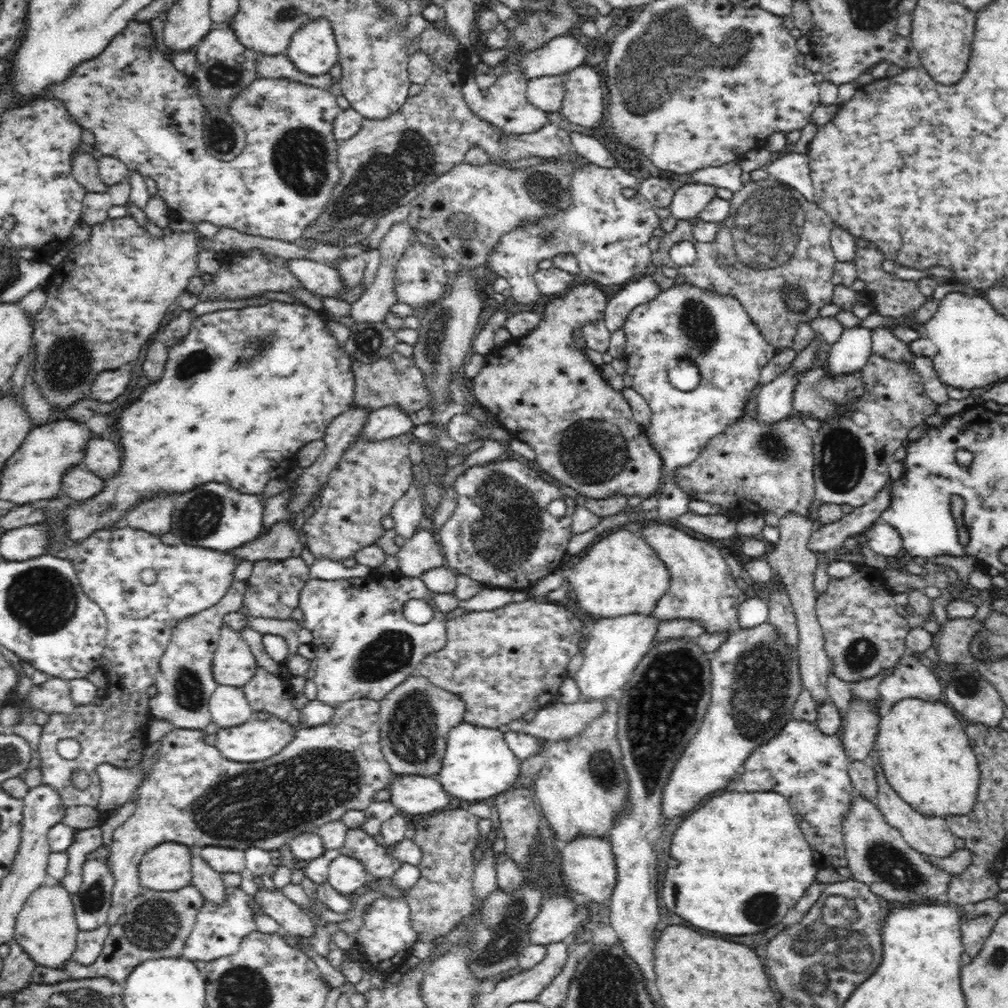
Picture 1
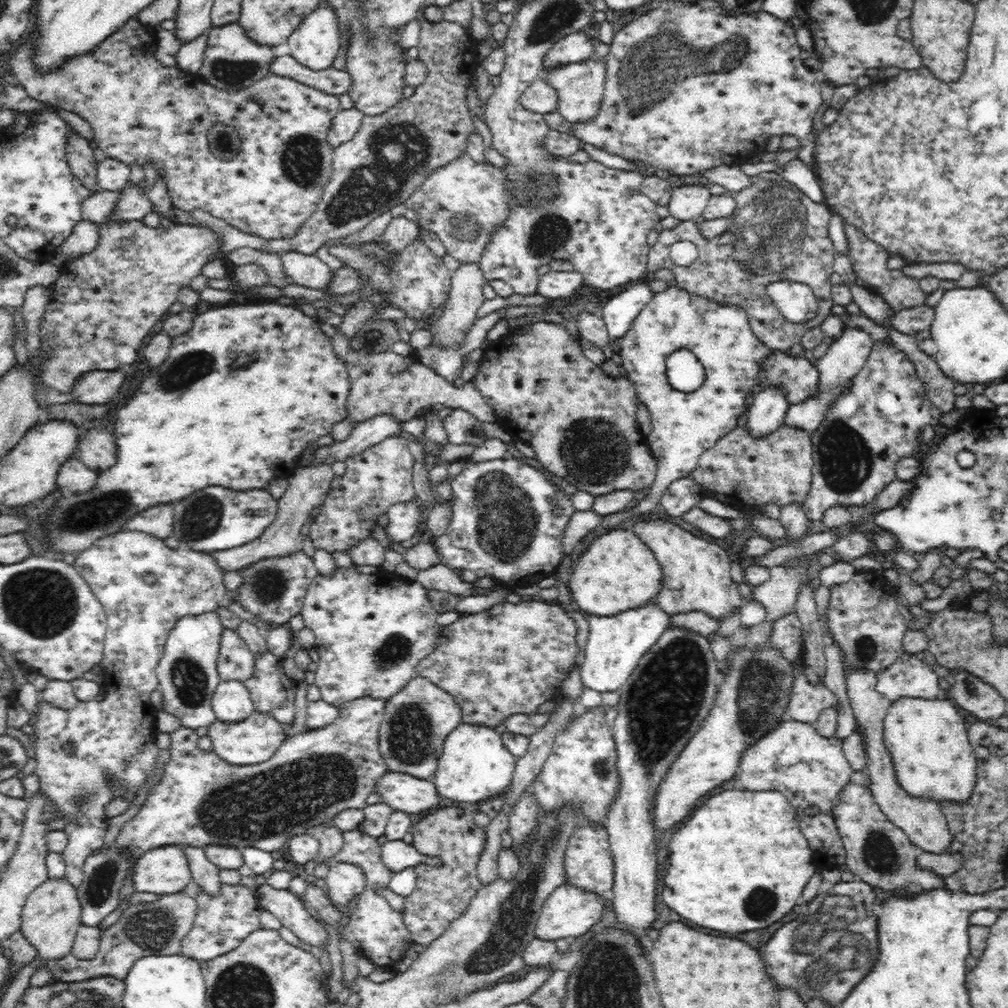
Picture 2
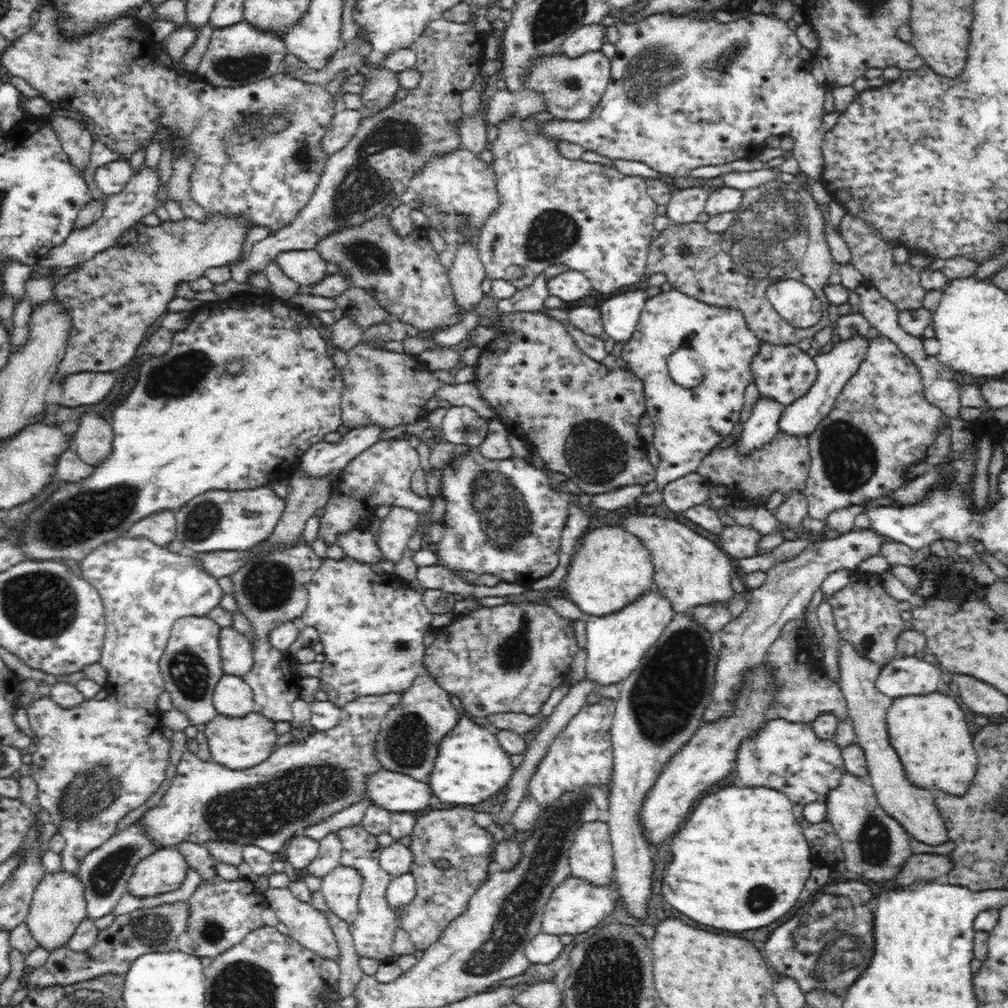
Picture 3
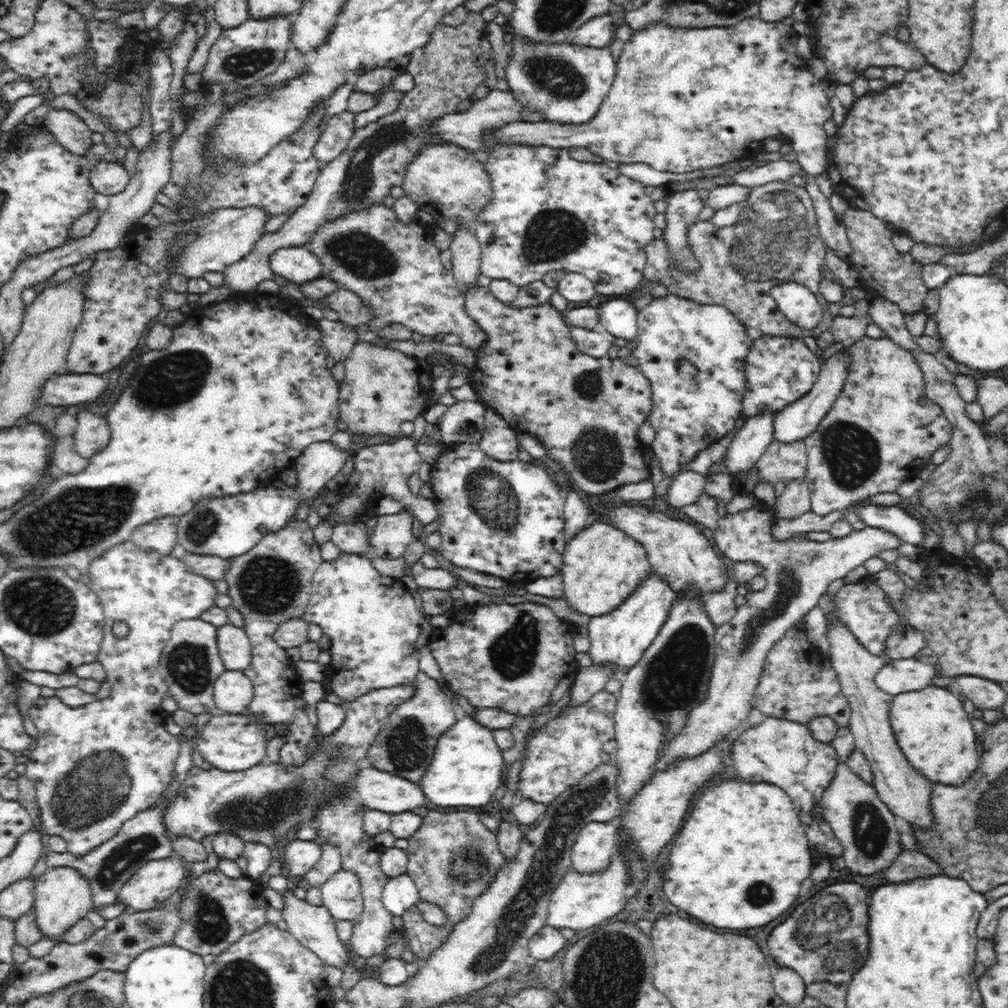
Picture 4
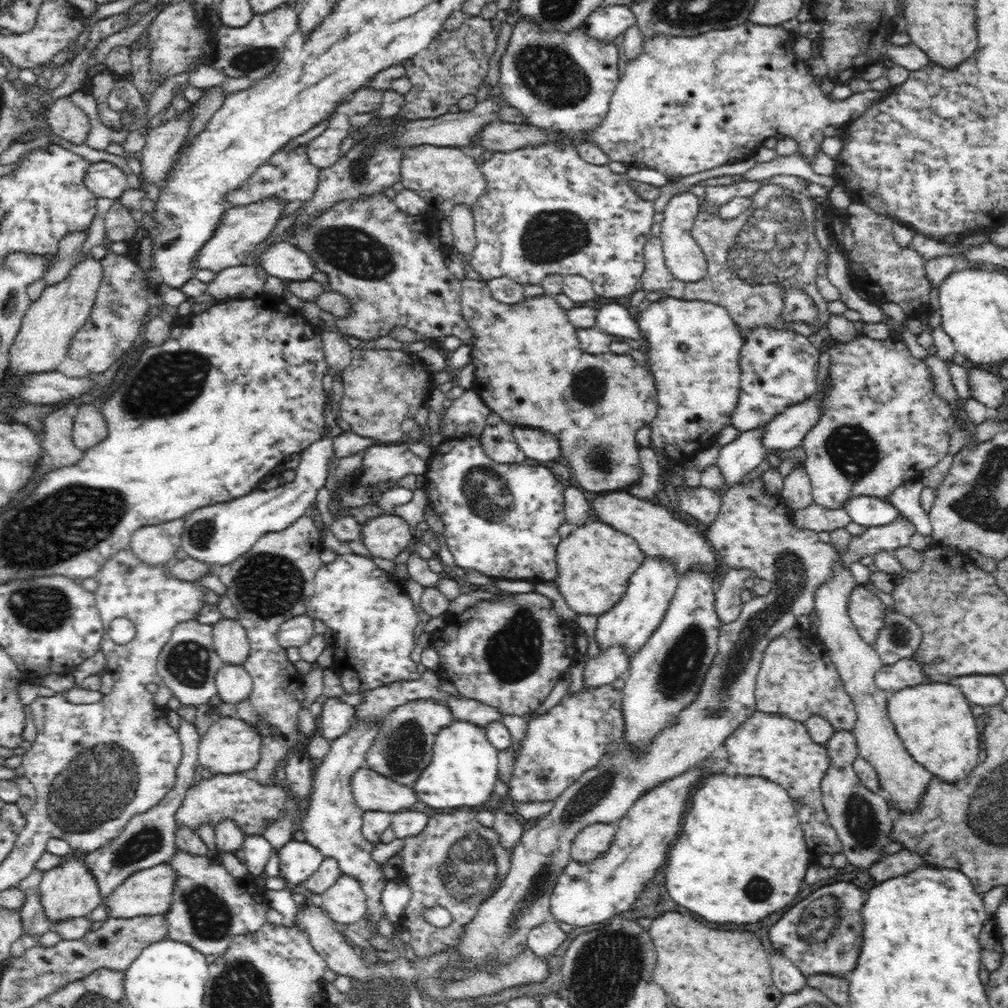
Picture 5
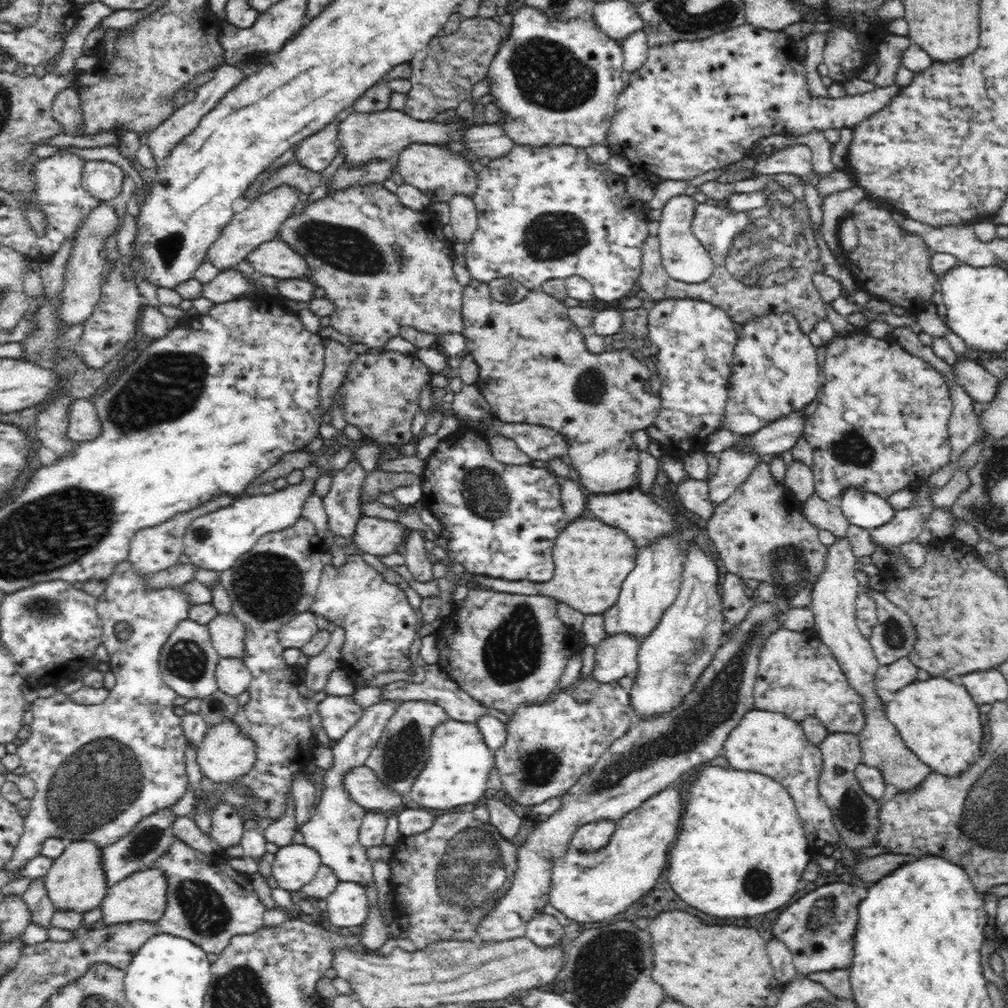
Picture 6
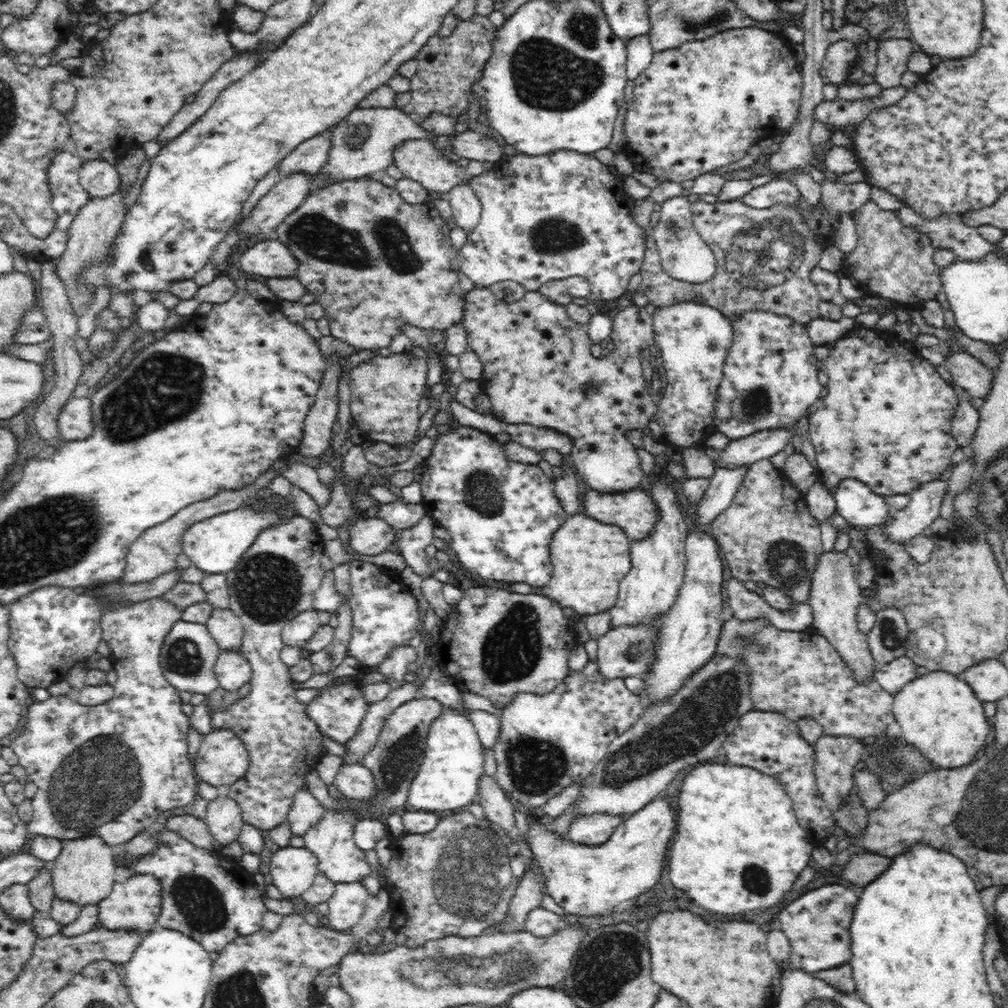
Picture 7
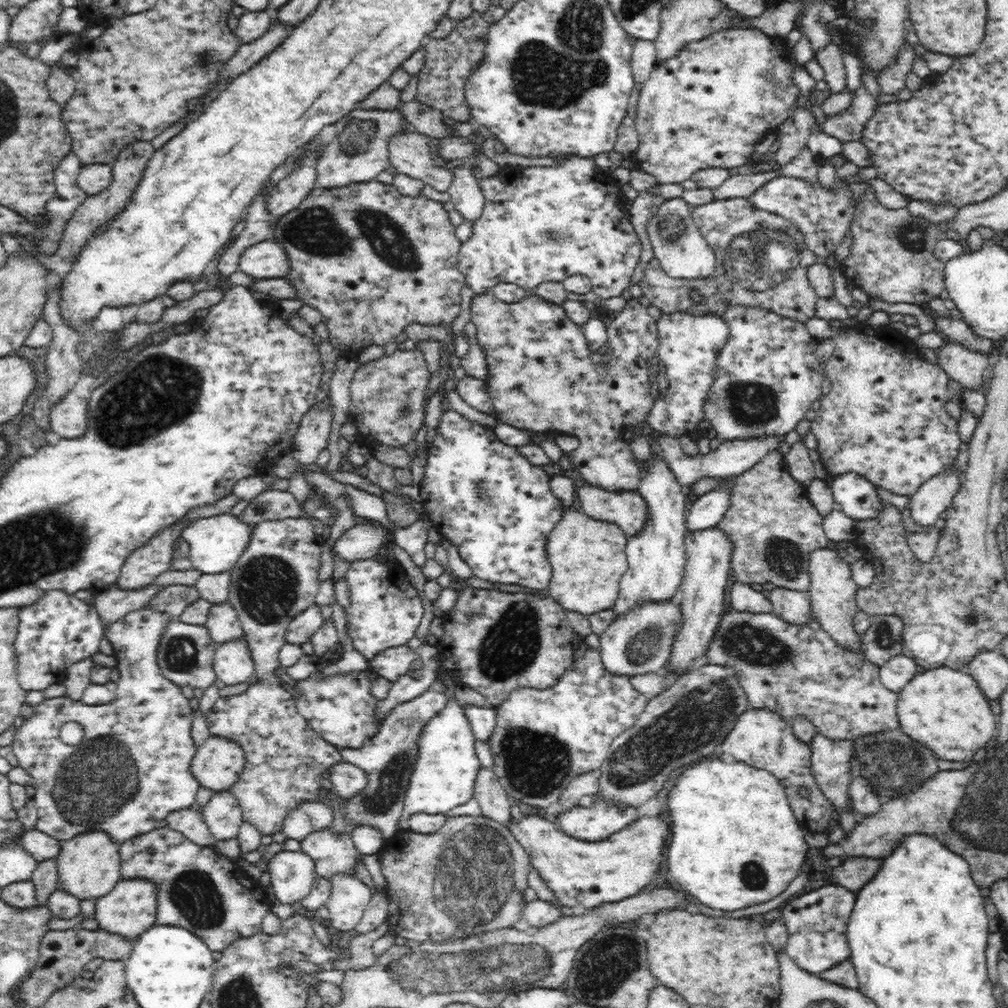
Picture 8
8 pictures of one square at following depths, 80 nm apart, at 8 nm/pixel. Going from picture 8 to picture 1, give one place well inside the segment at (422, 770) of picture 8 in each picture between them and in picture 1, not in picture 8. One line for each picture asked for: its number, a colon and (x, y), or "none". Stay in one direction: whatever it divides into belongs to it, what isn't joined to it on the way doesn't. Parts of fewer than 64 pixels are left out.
1: (478, 763)
2: (475, 764)
3: (471, 765)
4: (467, 767)
5: (463, 770)
6: (460, 762)
7: (448, 778)

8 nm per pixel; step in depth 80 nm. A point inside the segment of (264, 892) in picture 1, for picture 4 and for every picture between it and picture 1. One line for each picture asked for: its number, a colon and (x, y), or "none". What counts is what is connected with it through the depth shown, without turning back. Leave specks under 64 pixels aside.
2: (284, 905)
3: (308, 926)
4: (313, 925)

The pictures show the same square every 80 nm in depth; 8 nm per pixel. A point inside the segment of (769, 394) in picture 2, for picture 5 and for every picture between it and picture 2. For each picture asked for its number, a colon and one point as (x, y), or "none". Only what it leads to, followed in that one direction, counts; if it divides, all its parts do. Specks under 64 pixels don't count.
3: (762, 425)
4: (751, 442)
5: (747, 450)

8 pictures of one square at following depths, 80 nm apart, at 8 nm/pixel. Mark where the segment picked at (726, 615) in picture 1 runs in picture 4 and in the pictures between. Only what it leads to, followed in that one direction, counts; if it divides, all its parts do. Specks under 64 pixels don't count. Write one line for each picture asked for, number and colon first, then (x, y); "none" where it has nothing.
2: (696, 577)
3: (691, 571)
4: (677, 552)

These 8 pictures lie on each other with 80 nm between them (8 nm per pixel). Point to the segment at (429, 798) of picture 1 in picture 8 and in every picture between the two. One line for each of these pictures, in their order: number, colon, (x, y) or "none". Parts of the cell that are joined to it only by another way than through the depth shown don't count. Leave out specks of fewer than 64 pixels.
2: (401, 792)
3: (399, 793)
4: (380, 790)
5: (371, 791)
6: (365, 788)
7: (355, 781)
8: (348, 780)

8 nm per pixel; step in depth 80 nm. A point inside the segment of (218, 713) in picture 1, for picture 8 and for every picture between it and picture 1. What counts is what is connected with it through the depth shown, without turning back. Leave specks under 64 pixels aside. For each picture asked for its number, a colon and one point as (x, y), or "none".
2: (231, 702)
3: (233, 697)
4: (233, 692)
5: (233, 684)
6: (233, 678)
7: (232, 671)
8: (233, 665)

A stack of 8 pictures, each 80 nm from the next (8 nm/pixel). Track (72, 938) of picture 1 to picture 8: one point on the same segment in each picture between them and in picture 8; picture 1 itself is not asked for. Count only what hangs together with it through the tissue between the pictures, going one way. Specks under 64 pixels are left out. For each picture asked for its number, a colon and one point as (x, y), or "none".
2: (50, 919)
3: (57, 907)
4: (63, 896)
5: (69, 890)
6: (76, 881)
7: (83, 873)
8: (88, 865)

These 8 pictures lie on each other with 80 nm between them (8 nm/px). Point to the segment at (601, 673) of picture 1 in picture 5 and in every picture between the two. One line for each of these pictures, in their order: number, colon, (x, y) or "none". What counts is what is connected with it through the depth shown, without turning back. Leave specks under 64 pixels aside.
2: (615, 644)
3: (616, 643)
4: (620, 638)
5: (629, 624)

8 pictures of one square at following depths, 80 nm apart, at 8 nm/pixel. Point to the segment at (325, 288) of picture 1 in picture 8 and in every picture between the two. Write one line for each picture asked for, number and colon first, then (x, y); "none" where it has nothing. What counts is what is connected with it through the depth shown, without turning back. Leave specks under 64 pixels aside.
2: (307, 270)
3: (307, 267)
4: (297, 264)
5: (284, 260)
6: (276, 258)
7: (271, 258)
8: (267, 259)

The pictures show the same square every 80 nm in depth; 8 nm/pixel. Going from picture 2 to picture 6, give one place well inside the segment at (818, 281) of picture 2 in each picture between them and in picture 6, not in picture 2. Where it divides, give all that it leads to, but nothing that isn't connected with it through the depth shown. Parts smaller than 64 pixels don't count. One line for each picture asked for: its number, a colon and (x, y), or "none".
3: (778, 233)
4: (776, 239)
5: (750, 259)
6: (764, 261)

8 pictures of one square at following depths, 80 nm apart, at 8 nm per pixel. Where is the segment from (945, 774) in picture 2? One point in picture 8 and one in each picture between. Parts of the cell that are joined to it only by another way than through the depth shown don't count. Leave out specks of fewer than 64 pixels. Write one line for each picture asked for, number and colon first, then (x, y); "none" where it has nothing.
3: (929, 732)
4: (930, 725)
5: (934, 721)
6: (937, 719)
7: (940, 715)
8: (945, 710)

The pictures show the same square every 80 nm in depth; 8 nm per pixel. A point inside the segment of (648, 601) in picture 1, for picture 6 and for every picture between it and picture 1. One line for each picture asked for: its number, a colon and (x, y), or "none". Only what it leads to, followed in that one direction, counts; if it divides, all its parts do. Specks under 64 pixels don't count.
2: (618, 572)
3: (611, 568)
4: (602, 566)
5: (595, 563)
6: (593, 559)

